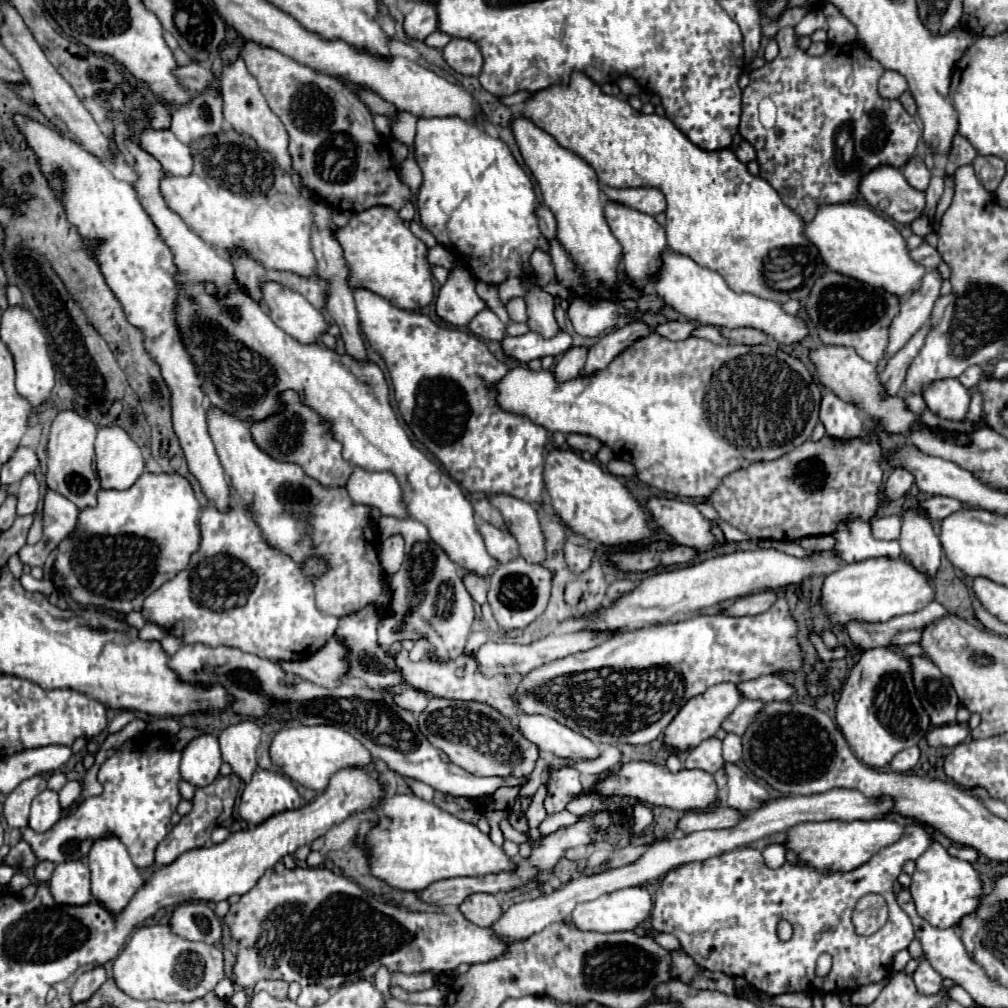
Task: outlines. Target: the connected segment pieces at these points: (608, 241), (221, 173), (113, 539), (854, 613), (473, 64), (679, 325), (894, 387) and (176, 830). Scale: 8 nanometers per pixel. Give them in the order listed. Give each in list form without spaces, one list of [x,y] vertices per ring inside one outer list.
[[[518,116],[510,122],[518,148],[532,176],[536,178],[544,204],[554,212],[558,222],[558,242],[572,256],[578,268],[588,276],[588,286],[608,286],[616,284],[616,270],[620,268],[620,244],[610,232],[604,218],[604,204],[600,200],[600,184],[596,172],[578,154],[562,148],[548,132],[540,130],[536,124]]]
[[[220,130],[220,134],[200,138],[188,144],[194,158],[194,168],[188,178],[164,176],[160,182],[160,192],[172,212],[176,212],[200,238],[218,246],[218,250],[244,248],[260,260],[266,268],[288,270],[298,276],[312,276],[316,272],[316,260],[310,250],[312,234],[312,202],[300,194],[300,188],[292,182],[292,176],[280,168],[280,164],[266,152],[262,152],[252,138],[230,130]]]
[[[144,472],[134,486],[130,486],[128,490],[100,490],[98,492],[98,504],[94,508],[86,508],[80,512],[78,516],[78,526],[74,530],[72,536],[68,536],[66,540],[62,540],[58,544],[58,570],[56,570],[56,562],[54,562],[54,574],[52,574],[52,582],[58,590],[68,592],[78,604],[82,606],[98,606],[98,608],[108,608],[108,610],[116,610],[116,612],[132,612],[132,610],[142,610],[142,604],[146,600],[148,594],[156,592],[162,584],[166,584],[168,580],[172,580],[180,570],[184,570],[190,562],[190,556],[198,550],[200,546],[200,526],[198,526],[198,518],[200,518],[200,504],[194,496],[194,490],[190,486],[190,482],[180,476],[180,474],[148,474]]]
[[[904,556],[900,558],[868,558],[846,564],[826,576],[822,586],[822,608],[830,614],[832,624],[846,624],[848,620],[888,622],[894,616],[922,610],[936,598],[932,578],[916,570]]]
[[[454,38],[446,44],[446,48],[442,50],[446,62],[450,68],[454,68],[458,74],[466,74],[466,76],[478,76],[482,70],[482,54],[480,48],[476,46],[476,42],[472,40],[460,40]]]
[[[666,322],[666,324],[660,324],[654,328],[654,334],[660,334],[668,340],[686,340],[692,332],[694,324],[690,322]]]
[[[928,324],[922,326],[922,328],[908,340],[908,344],[906,344],[904,348],[900,348],[900,350],[886,362],[880,378],[882,378],[882,382],[886,384],[886,390],[888,390],[890,394],[900,394],[900,392],[902,392],[902,384],[904,384],[908,366],[910,366],[910,362],[916,358],[916,354],[920,352],[926,336],[928,336]]]
[[[232,774],[228,778],[224,776],[218,776],[216,782],[212,782],[210,786],[204,786],[204,788],[198,788],[196,790],[196,796],[192,800],[192,812],[182,816],[180,824],[176,824],[172,828],[172,832],[160,842],[160,846],[156,848],[156,866],[168,866],[172,864],[180,854],[188,852],[188,850],[194,850],[194,848],[202,848],[208,844],[210,840],[210,832],[212,828],[216,828],[222,820],[226,820],[230,816],[230,806],[226,806],[226,800],[234,800],[234,796],[238,796],[238,784],[240,780]]]

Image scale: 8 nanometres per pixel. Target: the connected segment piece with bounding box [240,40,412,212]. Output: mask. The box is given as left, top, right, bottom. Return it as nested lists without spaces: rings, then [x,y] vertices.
[[[246,40],[240,56],[248,72],[258,80],[270,110],[286,126],[292,168],[298,172],[302,188],[310,190],[316,200],[326,202],[330,208],[338,206],[342,212],[364,212],[378,204],[400,210],[410,200],[412,194],[400,182],[396,168],[392,168],[384,140],[374,128],[372,114],[346,84],[310,66],[300,66],[300,62],[278,50],[256,46],[256,42]]]

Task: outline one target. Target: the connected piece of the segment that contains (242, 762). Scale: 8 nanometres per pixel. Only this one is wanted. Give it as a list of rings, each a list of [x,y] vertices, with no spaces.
[[[238,722],[224,728],[218,734],[222,760],[232,766],[232,772],[242,778],[244,784],[250,782],[256,772],[256,746],[260,742],[262,730],[254,722]]]

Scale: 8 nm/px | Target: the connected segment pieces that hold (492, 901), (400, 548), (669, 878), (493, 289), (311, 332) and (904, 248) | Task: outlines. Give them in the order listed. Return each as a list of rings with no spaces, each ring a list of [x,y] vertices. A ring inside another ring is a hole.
[[[470,894],[462,902],[460,912],[470,922],[474,922],[476,926],[482,926],[482,928],[488,928],[492,922],[496,922],[502,916],[500,904],[492,894]]]
[[[394,534],[382,542],[380,562],[388,574],[394,574],[400,568],[402,560],[404,560],[404,538],[400,538],[400,534]]]
[[[910,822],[904,828],[904,836],[892,844],[882,848],[876,856],[872,856],[866,864],[850,870],[850,872],[818,872],[808,862],[798,860],[796,864],[786,862],[784,866],[772,870],[764,864],[762,854],[754,848],[736,848],[724,852],[720,856],[708,858],[704,862],[688,862],[678,868],[672,868],[658,888],[658,906],[652,910],[652,928],[658,932],[674,934],[682,950],[698,962],[698,966],[724,972],[728,976],[744,976],[758,990],[768,994],[786,994],[786,992],[804,992],[804,994],[852,994],[854,990],[884,980],[892,972],[892,958],[896,952],[908,948],[914,938],[914,928],[904,910],[900,910],[894,896],[894,882],[902,872],[904,862],[916,860],[930,846],[930,834],[924,826]],[[860,894],[880,894],[888,902],[890,916],[888,922],[870,936],[860,936],[852,924],[852,912]],[[780,920],[788,920],[794,928],[792,938],[782,944],[776,936],[776,926]],[[820,954],[832,956],[832,968],[826,976],[816,974],[816,960]]]
[[[477,281],[476,292],[479,297],[485,301],[488,308],[490,308],[504,324],[510,322],[506,308],[499,298],[497,286]]]
[[[278,282],[262,284],[262,292],[266,302],[264,306],[272,322],[276,322],[276,326],[298,342],[320,342],[320,338],[328,332],[324,314],[316,310],[302,294]]]
[[[866,204],[822,206],[816,218],[804,226],[806,238],[820,250],[826,266],[868,286],[884,288],[888,294],[904,298],[920,290],[926,268],[910,256],[906,238],[886,218],[872,212]]]

